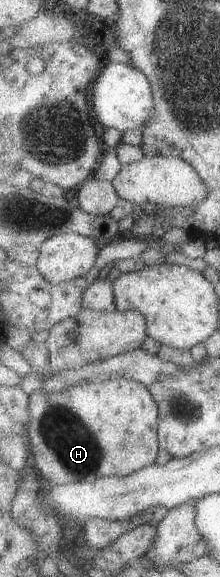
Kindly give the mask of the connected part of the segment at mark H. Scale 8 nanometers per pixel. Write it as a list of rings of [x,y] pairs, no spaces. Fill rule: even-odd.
[[[107,379],[105,382],[81,381],[48,395],[37,389],[30,394],[30,423],[27,433],[32,446],[34,467],[46,482],[70,485],[103,477],[126,477],[157,460],[160,442],[160,408],[147,386],[133,379]]]

